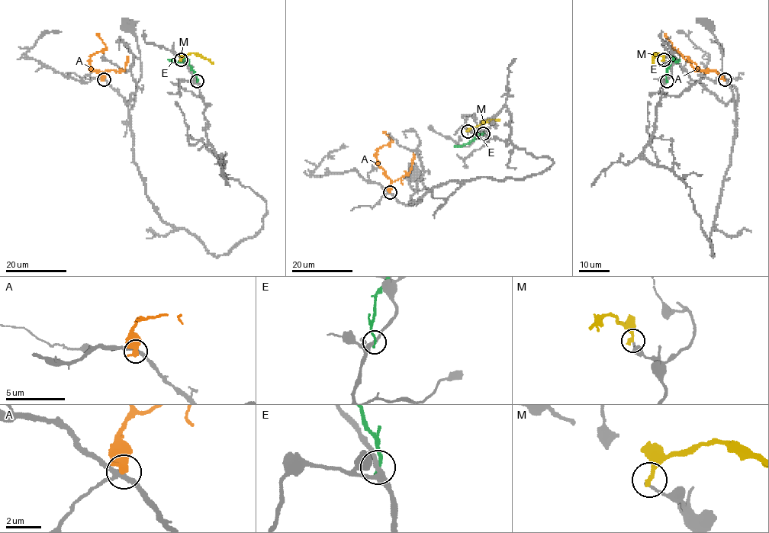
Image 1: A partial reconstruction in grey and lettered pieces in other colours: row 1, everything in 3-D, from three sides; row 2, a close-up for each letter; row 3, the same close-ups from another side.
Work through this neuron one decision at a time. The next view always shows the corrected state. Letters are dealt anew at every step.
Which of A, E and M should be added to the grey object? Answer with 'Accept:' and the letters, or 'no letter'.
Accept: no letter

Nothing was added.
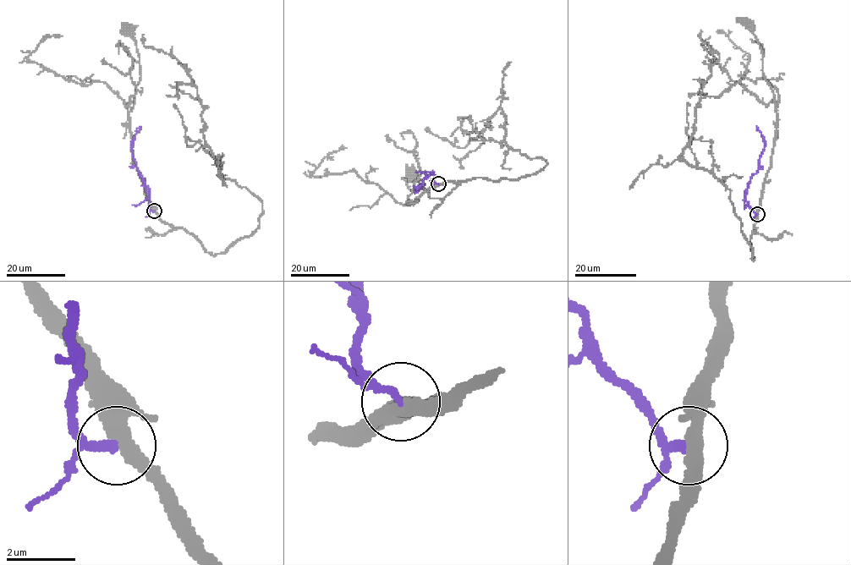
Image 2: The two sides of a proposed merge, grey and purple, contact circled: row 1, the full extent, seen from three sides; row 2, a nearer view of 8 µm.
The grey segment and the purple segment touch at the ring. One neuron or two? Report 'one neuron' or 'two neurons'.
two neurons

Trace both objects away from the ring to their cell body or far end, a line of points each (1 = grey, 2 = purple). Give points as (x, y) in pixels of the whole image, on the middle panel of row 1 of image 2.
1: (438, 183), (413, 203), (418, 200), (425, 189), (412, 175)
2: (438, 183), (431, 172), (415, 190), (423, 185), (419, 183)

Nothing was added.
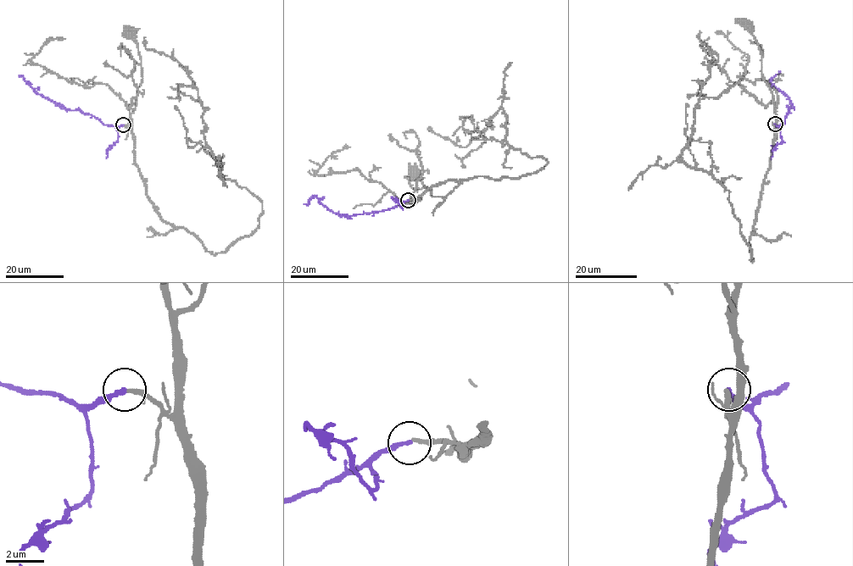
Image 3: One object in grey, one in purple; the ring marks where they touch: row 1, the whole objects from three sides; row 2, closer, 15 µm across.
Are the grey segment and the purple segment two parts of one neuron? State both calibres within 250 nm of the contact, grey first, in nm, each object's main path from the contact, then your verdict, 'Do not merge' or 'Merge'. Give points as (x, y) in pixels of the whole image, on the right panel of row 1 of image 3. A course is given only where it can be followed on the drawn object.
Thickness 200 nm (grey) against 240 nm. Course of grey: (774, 124), (776, 126), (773, 96), (762, 75), (761, 52), (755, 38), (744, 26), (746, 24). Course of purple: (775, 124), (777, 126), (783, 123), (791, 106), (791, 102), (771, 82), (778, 72). Merge

